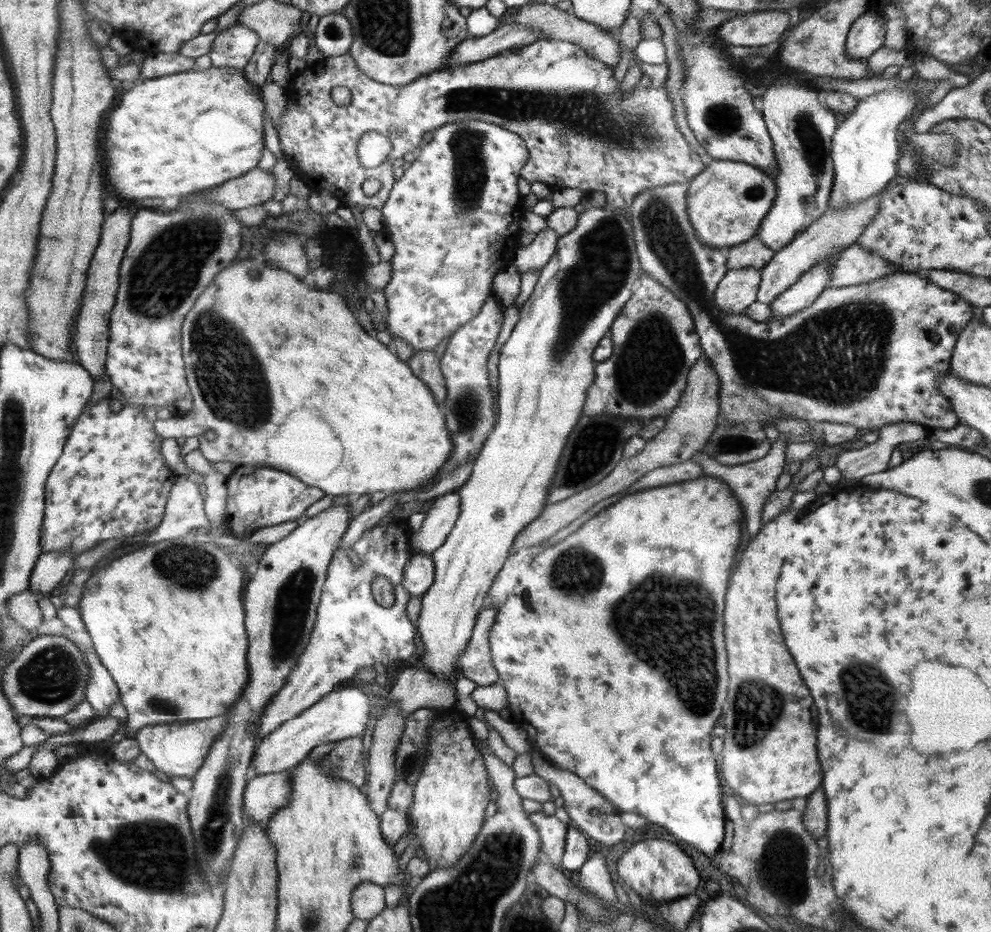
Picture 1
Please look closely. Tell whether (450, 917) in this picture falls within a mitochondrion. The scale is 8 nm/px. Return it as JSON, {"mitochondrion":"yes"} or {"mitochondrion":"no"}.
{"mitochondrion":"yes"}

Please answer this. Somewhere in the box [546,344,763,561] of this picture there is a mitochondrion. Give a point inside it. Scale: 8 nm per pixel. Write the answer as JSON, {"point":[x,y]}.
{"point":[593,447]}

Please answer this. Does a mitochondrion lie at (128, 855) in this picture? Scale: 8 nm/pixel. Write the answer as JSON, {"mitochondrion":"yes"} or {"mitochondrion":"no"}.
{"mitochondrion":"yes"}

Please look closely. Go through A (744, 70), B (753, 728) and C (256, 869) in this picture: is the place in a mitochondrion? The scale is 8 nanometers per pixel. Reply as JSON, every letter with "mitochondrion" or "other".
{"A":"other","B":"mitochondrion","C":"other"}

